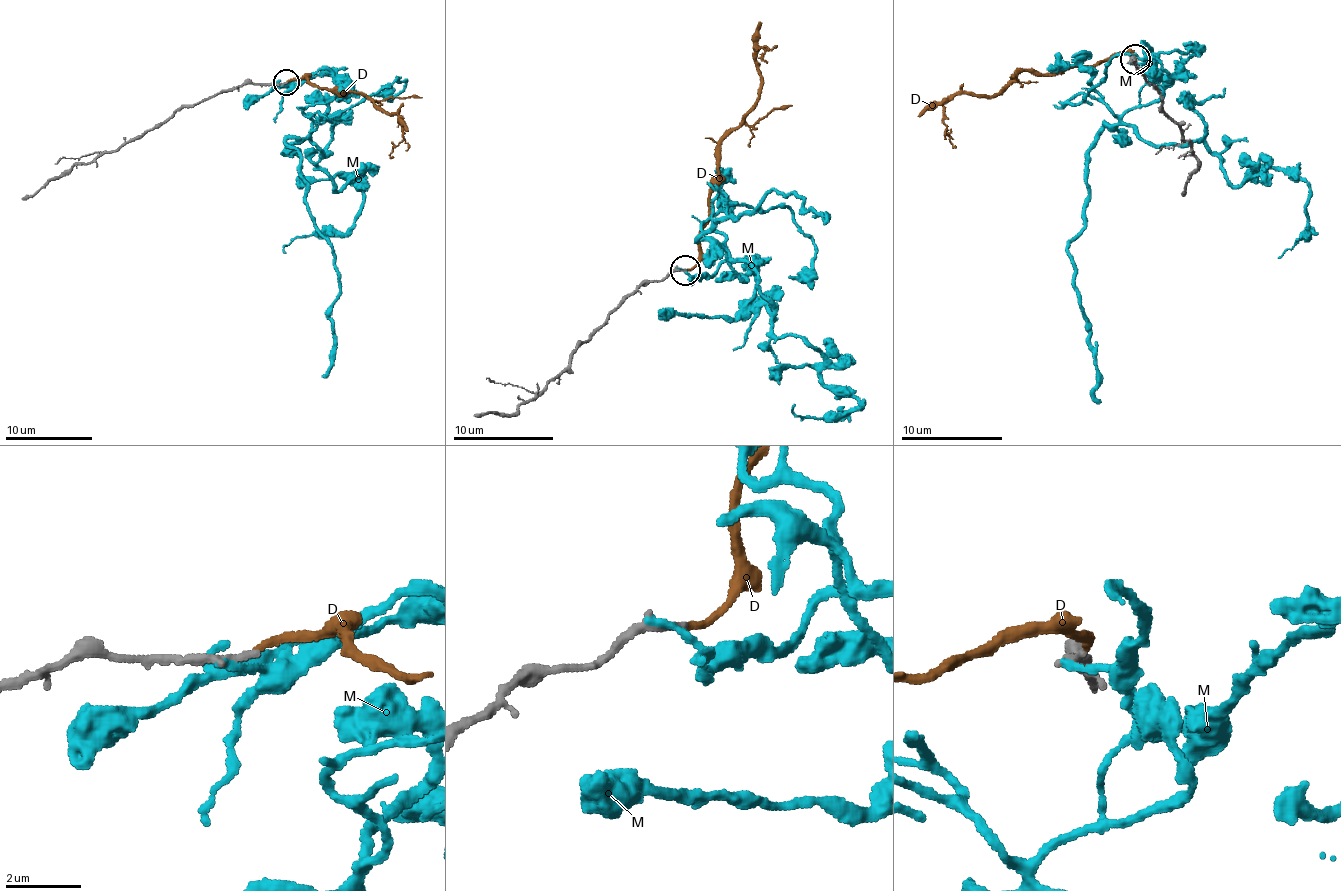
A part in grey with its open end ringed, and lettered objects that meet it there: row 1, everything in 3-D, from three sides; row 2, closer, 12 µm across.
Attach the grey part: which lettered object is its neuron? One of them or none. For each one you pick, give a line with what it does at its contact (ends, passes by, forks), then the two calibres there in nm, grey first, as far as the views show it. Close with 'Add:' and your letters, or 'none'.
D: it ends there; 170 nm thick on the grey side, 160 nm on the other
Add: D

